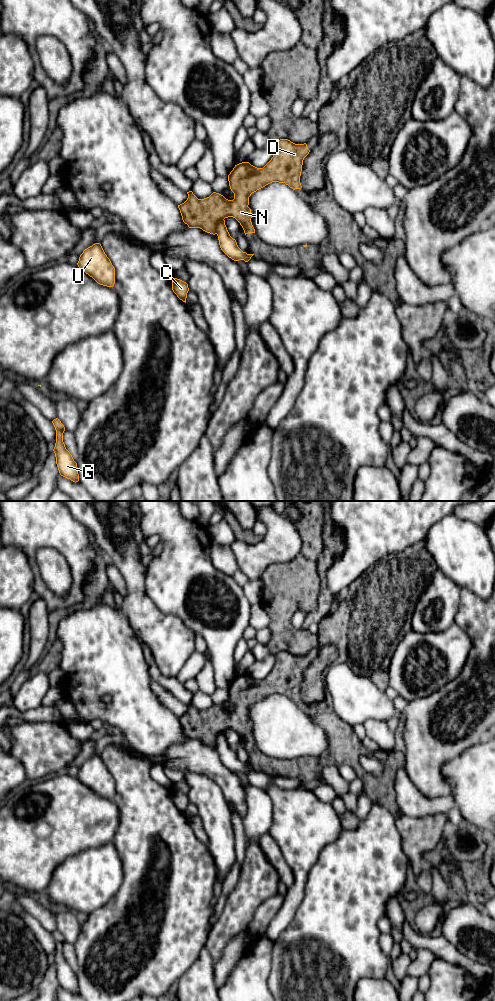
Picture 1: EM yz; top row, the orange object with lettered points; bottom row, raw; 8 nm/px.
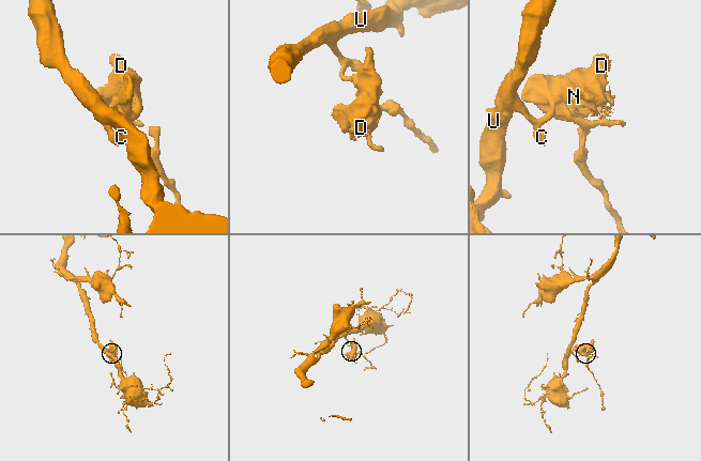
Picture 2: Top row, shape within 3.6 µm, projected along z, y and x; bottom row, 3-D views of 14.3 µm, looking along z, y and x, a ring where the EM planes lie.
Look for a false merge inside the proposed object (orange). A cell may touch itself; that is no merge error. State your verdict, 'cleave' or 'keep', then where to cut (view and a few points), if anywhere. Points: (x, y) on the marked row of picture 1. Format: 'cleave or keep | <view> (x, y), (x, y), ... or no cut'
cleave | yz (221, 220), (218, 222), (216, 233)

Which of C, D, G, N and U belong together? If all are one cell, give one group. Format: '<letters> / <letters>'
C G U / D N

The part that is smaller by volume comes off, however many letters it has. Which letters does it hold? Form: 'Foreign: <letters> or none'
Foreign: D, N

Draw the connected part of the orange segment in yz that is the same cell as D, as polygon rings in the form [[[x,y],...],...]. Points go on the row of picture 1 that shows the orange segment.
[[[280,139],[276,143],[276,149],[271,160],[263,167],[257,168],[249,162],[242,162],[233,168],[228,175],[228,181],[231,191],[234,193],[234,199],[228,200],[223,195],[213,192],[209,197],[198,199],[192,191],[187,192],[187,200],[178,205],[182,220],[189,228],[200,228],[210,234],[217,234],[218,222],[225,224],[225,218],[233,217],[242,226],[245,235],[255,233],[252,225],[252,213],[249,205],[249,197],[252,193],[265,187],[272,182],[285,183],[293,190],[301,189],[300,176],[304,158],[310,150],[307,144],[295,144],[288,139]]]

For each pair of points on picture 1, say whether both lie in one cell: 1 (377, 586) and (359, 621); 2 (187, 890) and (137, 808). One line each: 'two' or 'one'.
1: one
2: one

